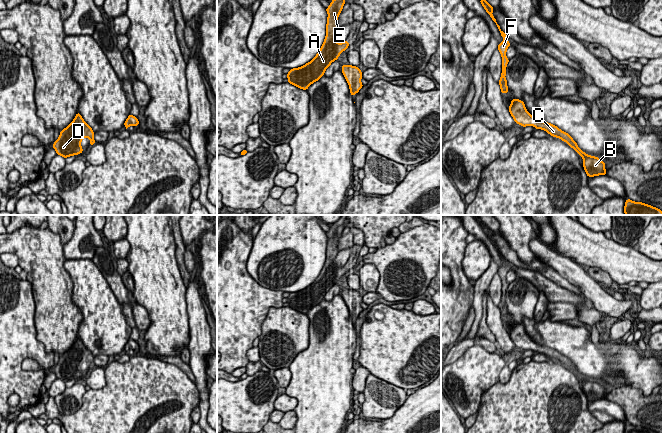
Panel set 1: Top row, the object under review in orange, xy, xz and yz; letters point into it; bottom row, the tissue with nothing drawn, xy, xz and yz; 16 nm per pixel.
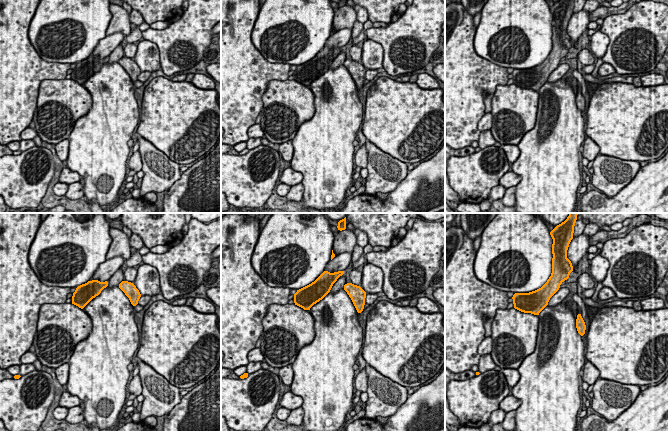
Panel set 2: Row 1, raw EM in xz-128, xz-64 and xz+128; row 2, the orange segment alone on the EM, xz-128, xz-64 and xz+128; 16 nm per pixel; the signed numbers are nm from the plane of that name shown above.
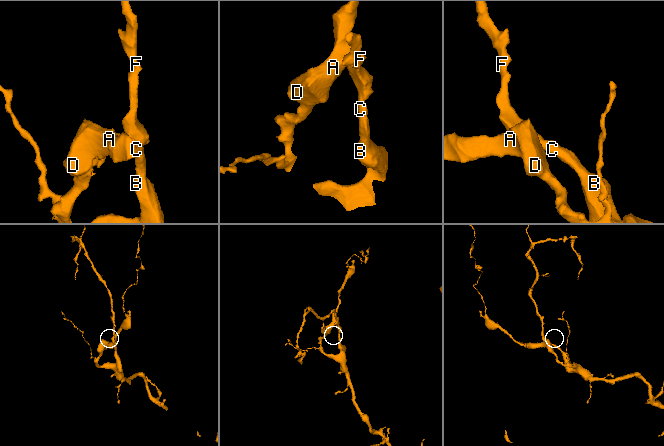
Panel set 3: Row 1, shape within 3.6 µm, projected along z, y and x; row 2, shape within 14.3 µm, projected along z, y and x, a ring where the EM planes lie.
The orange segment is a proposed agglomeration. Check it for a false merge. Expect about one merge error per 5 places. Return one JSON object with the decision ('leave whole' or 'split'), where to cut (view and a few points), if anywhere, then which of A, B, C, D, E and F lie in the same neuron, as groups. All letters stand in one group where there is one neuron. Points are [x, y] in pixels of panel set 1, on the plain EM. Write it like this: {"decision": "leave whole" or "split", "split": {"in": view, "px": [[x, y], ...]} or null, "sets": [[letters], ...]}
{"decision": "leave whole", "split": null, "sets": [["A", "B", "C", "D", "E", "F"]]}

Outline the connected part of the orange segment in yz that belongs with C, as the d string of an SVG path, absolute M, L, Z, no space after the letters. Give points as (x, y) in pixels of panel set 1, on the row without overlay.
M512 323L510 331L508 332L514 345L523 350L534 350L536 353L542 353L553 361L557 361L566 366L573 372L578 379L583 382L583 391L588 401L599 399L606 399L605 386L602 386L599 381L591 380L581 375L577 367L566 356L559 353L557 350L535 343L526 333L523 325L519 323Z

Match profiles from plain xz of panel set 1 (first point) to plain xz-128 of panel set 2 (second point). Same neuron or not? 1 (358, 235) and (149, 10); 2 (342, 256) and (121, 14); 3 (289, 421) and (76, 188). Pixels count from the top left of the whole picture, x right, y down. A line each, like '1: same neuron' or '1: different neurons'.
1: different neurons
2: different neurons
3: same neuron

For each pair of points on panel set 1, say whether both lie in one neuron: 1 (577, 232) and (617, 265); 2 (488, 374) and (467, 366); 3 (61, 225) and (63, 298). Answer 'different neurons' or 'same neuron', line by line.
1: same neuron
2: same neuron
3: different neurons

